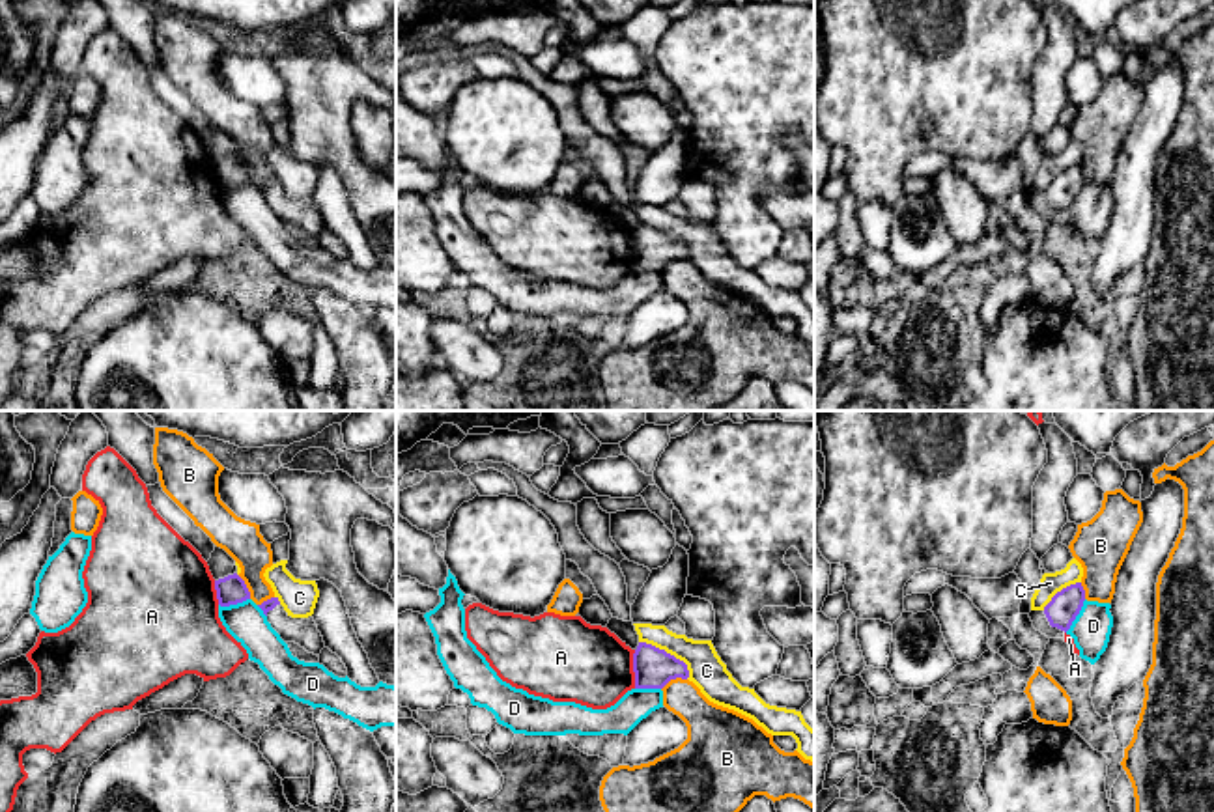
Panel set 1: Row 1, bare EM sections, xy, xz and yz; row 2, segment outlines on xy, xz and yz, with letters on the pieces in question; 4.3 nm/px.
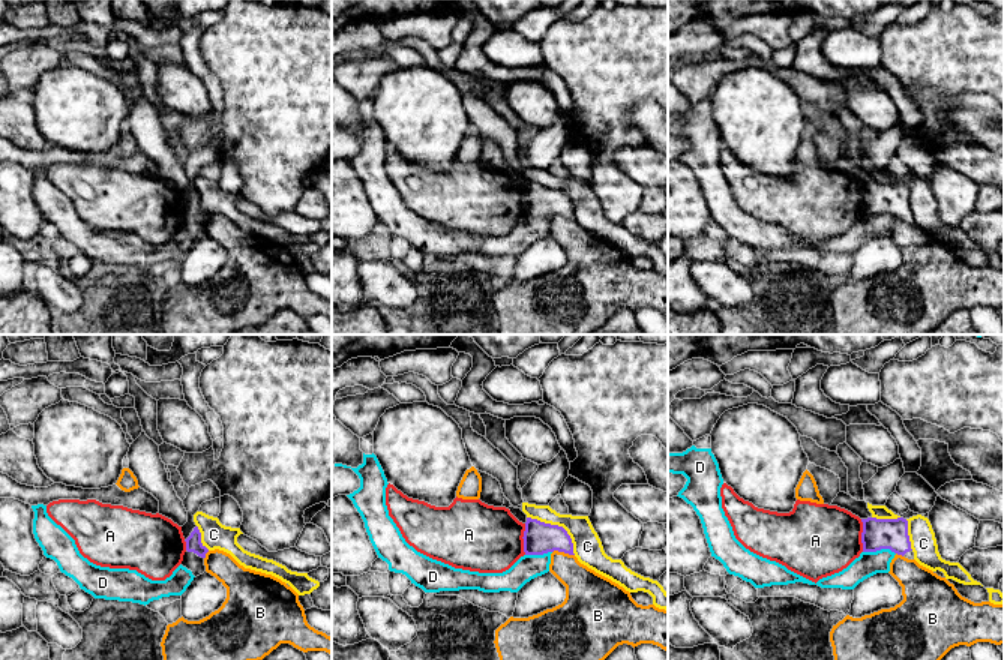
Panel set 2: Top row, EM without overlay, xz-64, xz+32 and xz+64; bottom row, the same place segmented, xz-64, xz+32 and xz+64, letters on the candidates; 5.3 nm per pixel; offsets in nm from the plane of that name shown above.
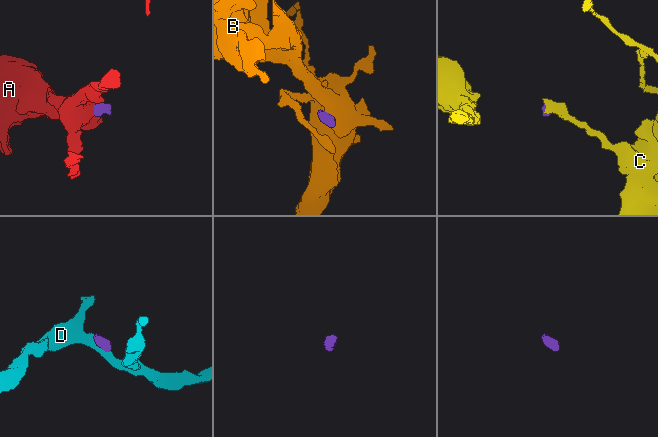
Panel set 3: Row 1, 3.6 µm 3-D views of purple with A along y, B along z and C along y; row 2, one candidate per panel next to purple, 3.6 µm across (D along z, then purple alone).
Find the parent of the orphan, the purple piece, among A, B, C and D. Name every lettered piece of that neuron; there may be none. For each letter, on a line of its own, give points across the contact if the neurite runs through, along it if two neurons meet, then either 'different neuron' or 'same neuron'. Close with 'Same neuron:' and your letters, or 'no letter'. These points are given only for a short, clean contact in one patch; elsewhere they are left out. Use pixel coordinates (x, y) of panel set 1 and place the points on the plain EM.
A: border along xz (635, 232), (634, 269); different neuron
B: border along xz (686, 260), (673, 260), (662, 271); different neuron
C: border along xz (639, 223), (678, 239), (690, 258); different neuron
D: border along yz (1086, 182), (1065, 213); different neuron
Same neuron: no letter

